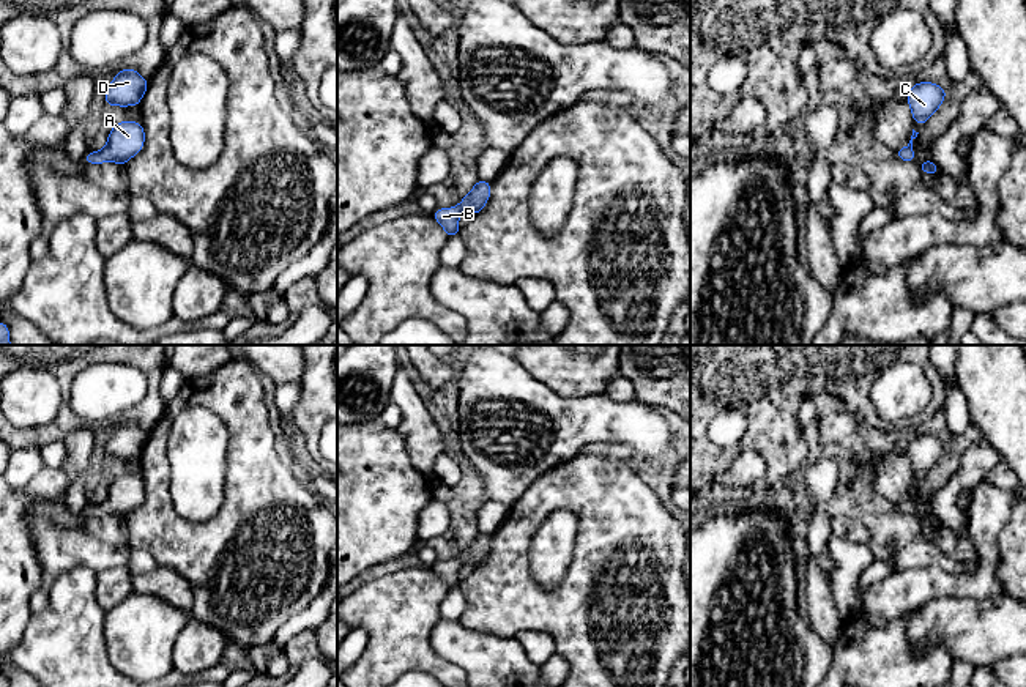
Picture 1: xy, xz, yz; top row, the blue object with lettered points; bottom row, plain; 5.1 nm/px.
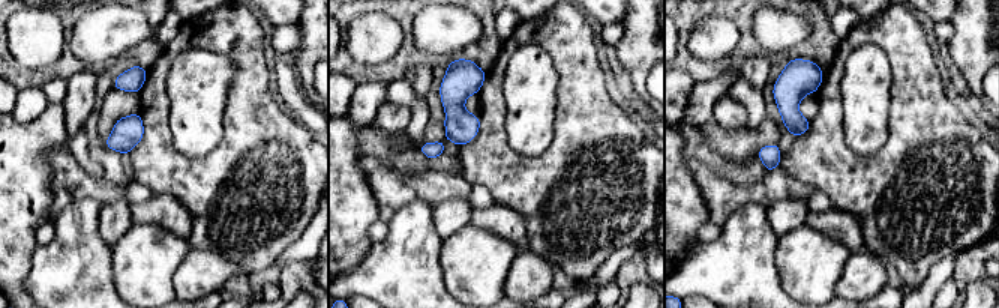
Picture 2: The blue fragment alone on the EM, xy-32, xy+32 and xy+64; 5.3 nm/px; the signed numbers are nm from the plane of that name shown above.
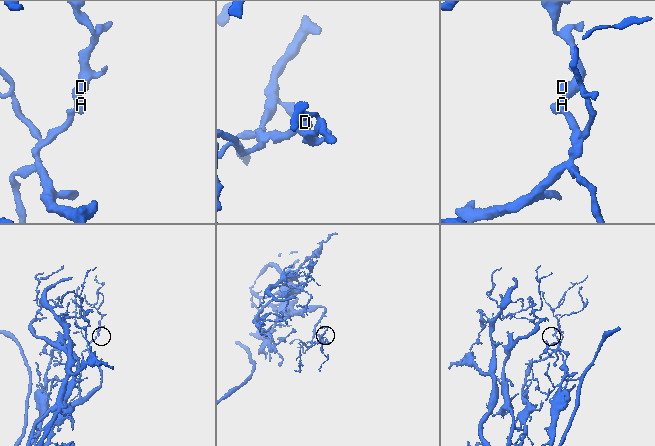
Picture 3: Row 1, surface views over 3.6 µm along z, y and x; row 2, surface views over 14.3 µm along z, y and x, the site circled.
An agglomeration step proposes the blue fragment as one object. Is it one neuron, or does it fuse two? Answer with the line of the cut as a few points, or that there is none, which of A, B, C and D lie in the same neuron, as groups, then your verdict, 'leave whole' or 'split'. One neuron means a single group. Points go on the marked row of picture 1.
cut none; groups A B C D; leave whole

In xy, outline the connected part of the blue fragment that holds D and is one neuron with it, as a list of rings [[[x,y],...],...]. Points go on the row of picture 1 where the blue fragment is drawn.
[[[126,68],[123,71],[117,71],[106,91],[104,104],[120,107],[139,106],[147,88],[148,80],[136,69]]]

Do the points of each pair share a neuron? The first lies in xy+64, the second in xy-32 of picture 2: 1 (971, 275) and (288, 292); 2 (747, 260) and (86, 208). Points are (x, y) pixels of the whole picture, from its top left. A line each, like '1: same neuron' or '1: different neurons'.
1: same neuron
2: same neuron

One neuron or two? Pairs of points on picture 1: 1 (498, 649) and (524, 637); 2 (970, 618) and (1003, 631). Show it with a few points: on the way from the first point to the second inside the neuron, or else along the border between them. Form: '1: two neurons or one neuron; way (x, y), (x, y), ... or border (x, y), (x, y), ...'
1: two neurons; border (514, 637), (525, 654), (539, 667)
2: one neuron; way (977, 626), (981, 629), (995, 629)

